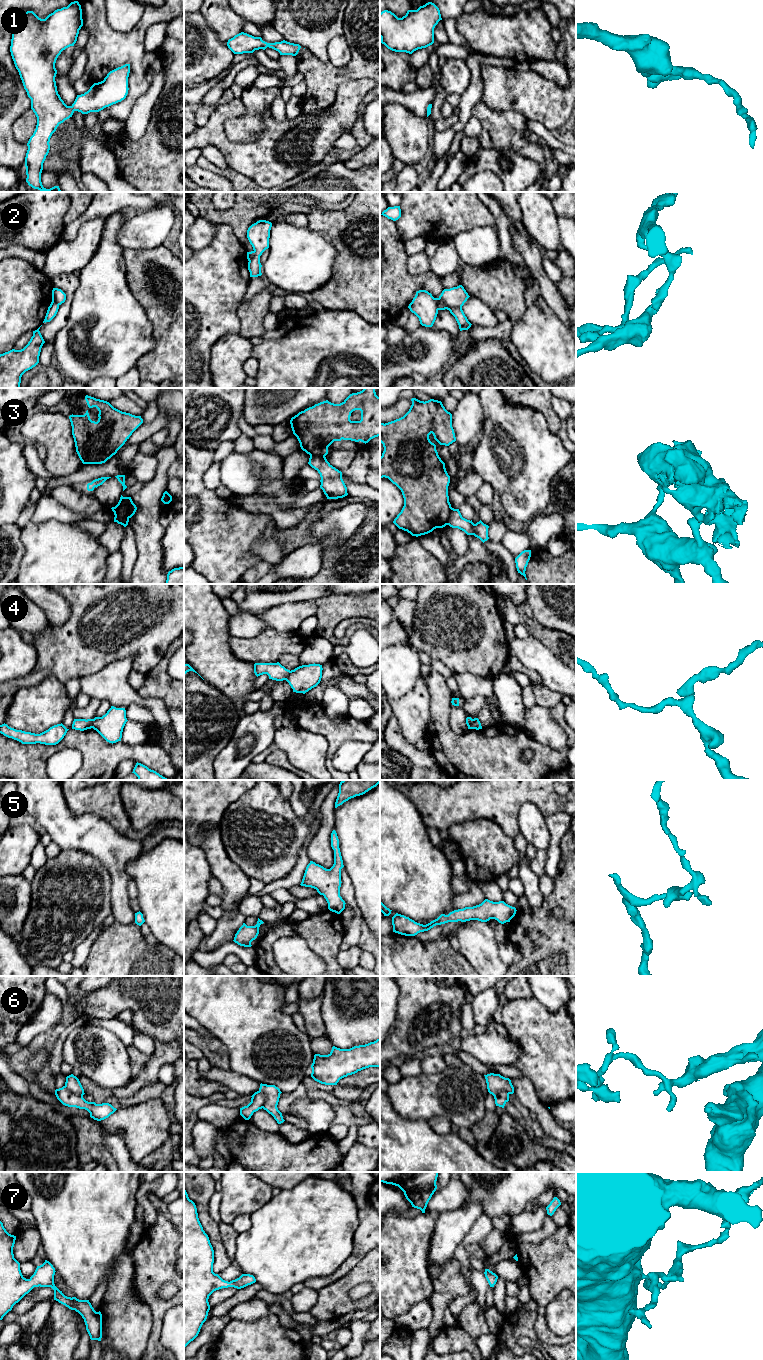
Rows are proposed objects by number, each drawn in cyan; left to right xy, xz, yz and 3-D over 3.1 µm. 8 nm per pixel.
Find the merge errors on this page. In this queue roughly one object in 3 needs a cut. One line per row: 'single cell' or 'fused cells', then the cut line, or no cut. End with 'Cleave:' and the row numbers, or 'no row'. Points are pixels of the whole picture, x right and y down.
1: single cell | no cut
2: fused cells | yz (461, 307), (450, 307), (440, 303), (437, 309)
3: fused cells | yz (452, 508), (446, 524)
4: fused cells | xy (94, 719), (91, 727)
5: single cell | no cut
6: fused cells | xz (259, 1090), (264, 1094), (264, 1105), (262, 1107)
7: single cell | no cut
Cleave: 2, 3, 4, 6

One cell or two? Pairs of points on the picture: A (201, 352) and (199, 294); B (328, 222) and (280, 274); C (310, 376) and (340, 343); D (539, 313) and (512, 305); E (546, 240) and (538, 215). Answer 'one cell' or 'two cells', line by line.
A: one cell
B: two cells
C: one cell
D: two cells
E: one cell

